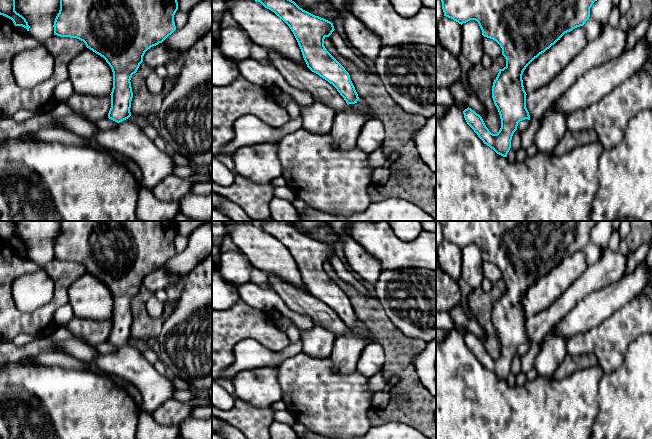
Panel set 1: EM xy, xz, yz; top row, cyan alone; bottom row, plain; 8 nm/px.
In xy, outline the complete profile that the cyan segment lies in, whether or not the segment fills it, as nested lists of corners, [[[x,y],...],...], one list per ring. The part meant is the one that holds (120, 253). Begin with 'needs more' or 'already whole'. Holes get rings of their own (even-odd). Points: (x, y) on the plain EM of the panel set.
needs more; [[[59,221],[60,234],[54,245],[54,259],[77,262],[103,281],[113,296],[110,319],[73,317],[64,327],[74,338],[91,346],[109,342],[120,347],[131,340],[131,301],[143,286],[145,276],[162,267],[175,254],[176,221]]]

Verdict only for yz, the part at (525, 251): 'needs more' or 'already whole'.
needs more

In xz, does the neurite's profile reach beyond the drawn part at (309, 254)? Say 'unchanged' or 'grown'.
grown

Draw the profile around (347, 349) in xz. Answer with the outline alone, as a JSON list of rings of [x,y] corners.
[[[357,327],[336,336],[330,360],[333,370],[339,374],[350,374],[356,370],[359,358],[367,345],[364,337],[358,334]]]

